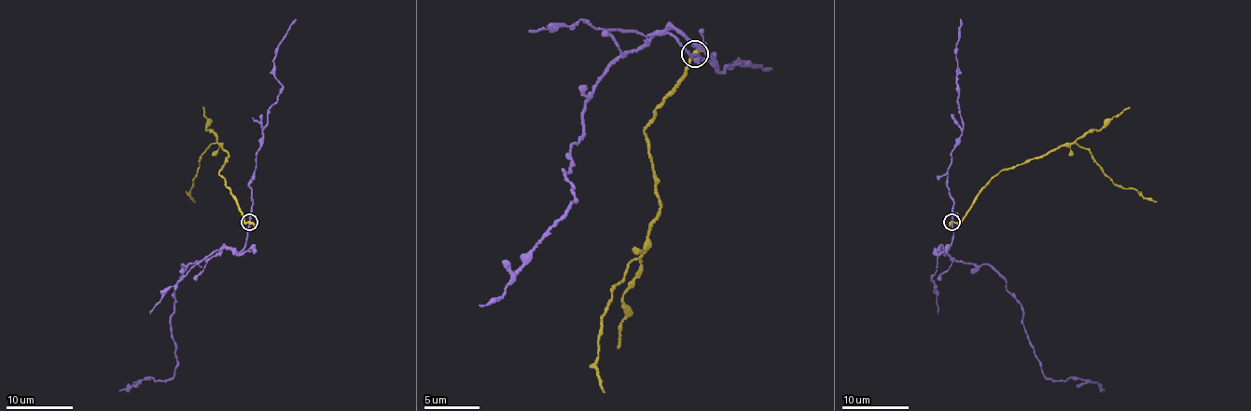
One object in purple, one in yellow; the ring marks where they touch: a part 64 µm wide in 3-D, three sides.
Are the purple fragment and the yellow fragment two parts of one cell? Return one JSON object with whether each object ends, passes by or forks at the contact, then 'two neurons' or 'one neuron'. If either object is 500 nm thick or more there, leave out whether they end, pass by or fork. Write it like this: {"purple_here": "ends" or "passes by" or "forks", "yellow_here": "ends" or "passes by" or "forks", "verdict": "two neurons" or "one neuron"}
{"purple_here": "passes by", "yellow_here": "ends", "verdict": "two neurons"}

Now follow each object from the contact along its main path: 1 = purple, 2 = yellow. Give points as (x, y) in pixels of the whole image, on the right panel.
1: (952, 222), (952, 245), (938, 250), (989, 267), (1002, 278), (1021, 305), (1044, 375), (1095, 381), (1104, 391)
2: (952, 222), (960, 222), (976, 195), (1000, 171), (1074, 143), (1089, 151), (1116, 184), (1135, 188), (1156, 201)

